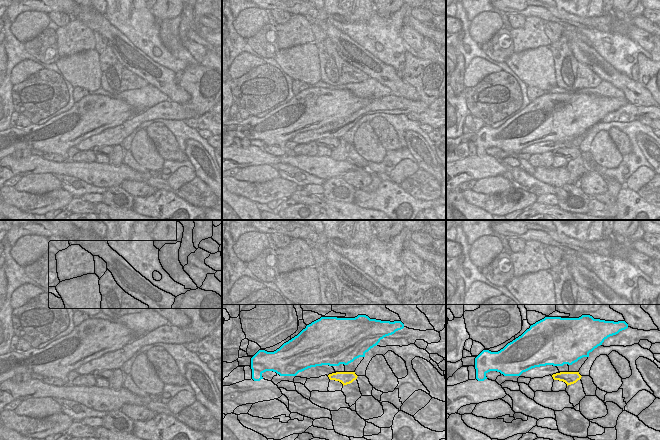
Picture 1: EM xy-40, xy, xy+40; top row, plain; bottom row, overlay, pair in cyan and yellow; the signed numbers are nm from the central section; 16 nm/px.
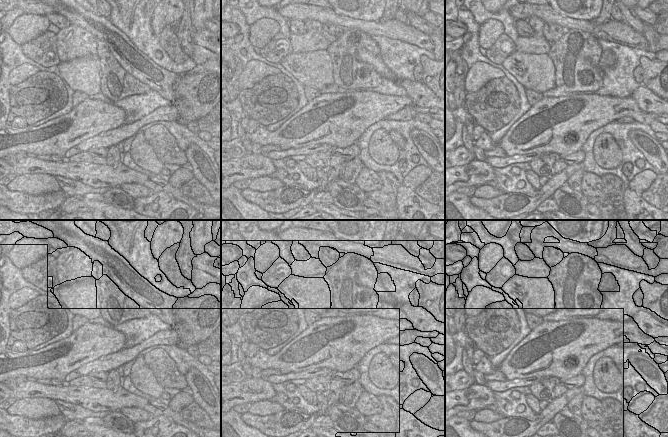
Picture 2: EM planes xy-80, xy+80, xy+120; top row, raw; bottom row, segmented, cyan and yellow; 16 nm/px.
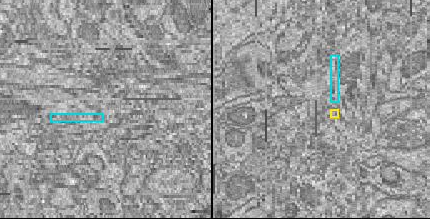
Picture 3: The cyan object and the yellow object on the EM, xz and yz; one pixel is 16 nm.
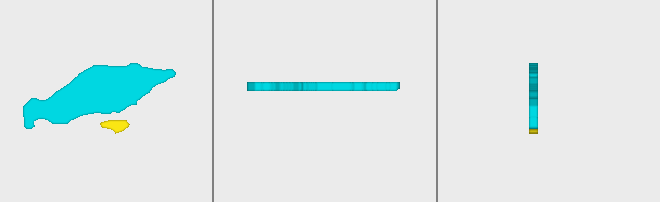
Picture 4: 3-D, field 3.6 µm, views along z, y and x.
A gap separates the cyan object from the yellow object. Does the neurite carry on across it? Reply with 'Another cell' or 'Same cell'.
Another cell

